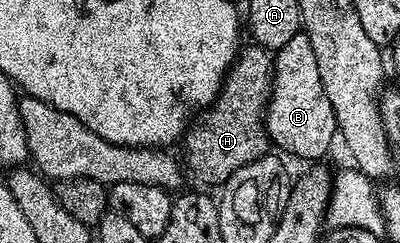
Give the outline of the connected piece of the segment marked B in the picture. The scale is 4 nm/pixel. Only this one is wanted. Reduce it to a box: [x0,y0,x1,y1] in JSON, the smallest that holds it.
[264,34,337,160]

